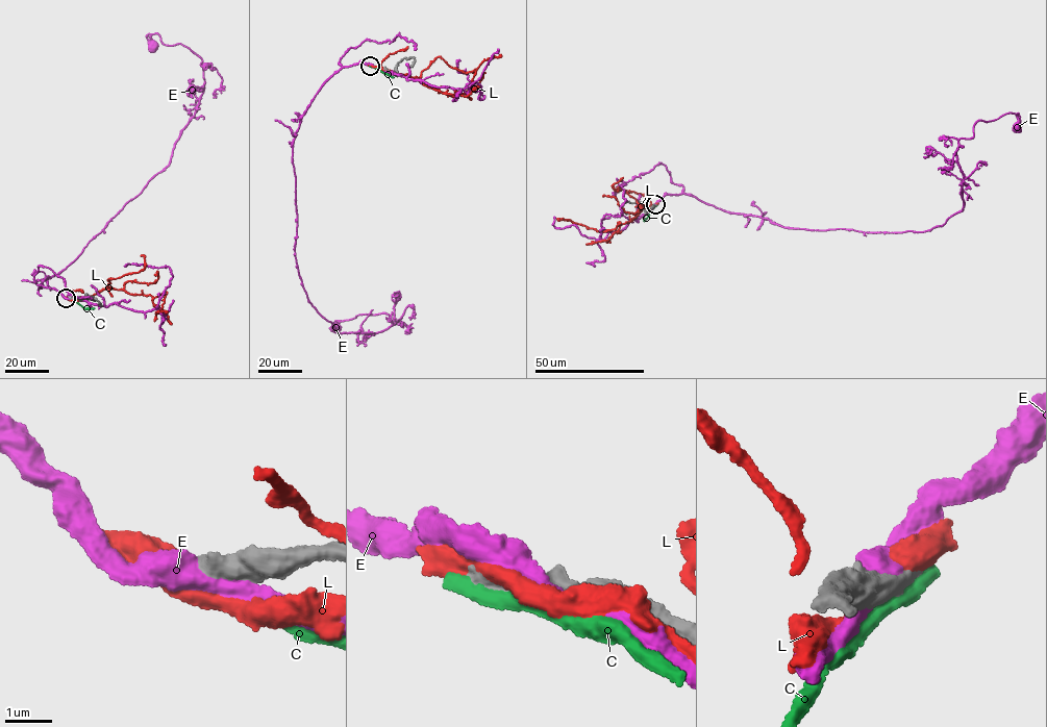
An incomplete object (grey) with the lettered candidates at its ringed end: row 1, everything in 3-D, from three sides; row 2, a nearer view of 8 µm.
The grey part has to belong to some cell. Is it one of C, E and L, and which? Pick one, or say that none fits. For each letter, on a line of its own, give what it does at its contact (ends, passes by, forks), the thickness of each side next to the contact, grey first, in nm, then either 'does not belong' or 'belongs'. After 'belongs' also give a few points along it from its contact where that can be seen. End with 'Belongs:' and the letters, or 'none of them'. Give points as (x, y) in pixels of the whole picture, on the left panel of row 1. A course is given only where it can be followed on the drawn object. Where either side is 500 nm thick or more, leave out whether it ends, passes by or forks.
C: 500 nm thick on the grey side, 360 nm on the other; does not belong
E: it passes by; 480 nm thick on the grey side, 480 nm on the other; does not belong
L: it passes by; 480 nm thick on the grey side, 480 nm on the other; does not belong
Belongs: none of them

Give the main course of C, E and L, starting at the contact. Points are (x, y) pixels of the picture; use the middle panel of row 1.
C: (371, 66), (393, 77)
E: (373, 66), (325, 81), (293, 143), (307, 301), (342, 333), (401, 318), (337, 325)
L: (372, 66), (417, 78), (443, 93), (464, 94), (471, 99), (468, 90), (479, 65), (502, 56)

